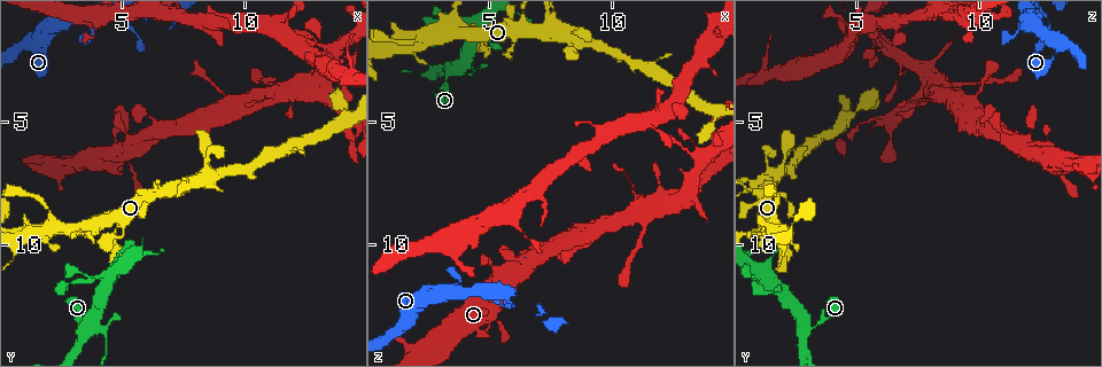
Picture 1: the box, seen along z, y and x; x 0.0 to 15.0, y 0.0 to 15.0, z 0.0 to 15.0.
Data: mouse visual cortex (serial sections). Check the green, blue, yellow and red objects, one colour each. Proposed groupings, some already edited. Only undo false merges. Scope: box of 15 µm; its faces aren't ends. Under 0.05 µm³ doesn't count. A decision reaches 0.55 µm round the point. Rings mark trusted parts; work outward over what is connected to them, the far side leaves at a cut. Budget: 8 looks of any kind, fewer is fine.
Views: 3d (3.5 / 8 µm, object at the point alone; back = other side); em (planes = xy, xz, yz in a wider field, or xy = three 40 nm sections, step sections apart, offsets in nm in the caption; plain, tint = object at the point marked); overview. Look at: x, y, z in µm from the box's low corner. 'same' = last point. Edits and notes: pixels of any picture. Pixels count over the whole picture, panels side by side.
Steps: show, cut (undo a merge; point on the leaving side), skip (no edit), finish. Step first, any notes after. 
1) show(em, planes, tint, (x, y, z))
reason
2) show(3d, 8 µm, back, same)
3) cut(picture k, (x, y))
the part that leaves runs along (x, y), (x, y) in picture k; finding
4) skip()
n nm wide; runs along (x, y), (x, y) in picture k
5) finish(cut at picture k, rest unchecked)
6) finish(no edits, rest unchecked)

show(3d, 3.5 µm, (9.2, 4.1, 9.7))

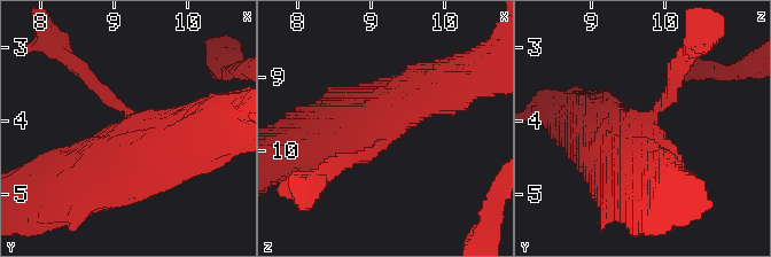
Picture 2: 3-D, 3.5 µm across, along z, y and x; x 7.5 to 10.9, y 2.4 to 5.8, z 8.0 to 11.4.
show(em, xy, step 1, tint, (9.25, 4.15, 9.65))
need the tissue

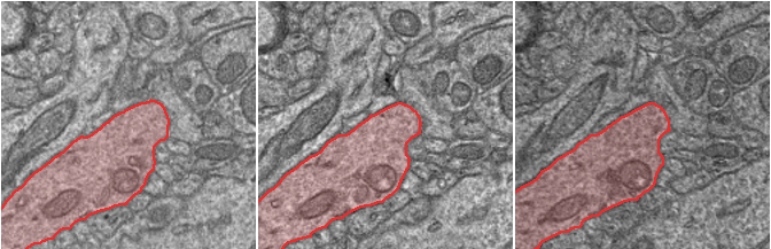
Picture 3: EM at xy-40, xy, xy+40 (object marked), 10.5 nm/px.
skip()
runs along (328, 140), (454, 78) in picture 2; continuous, no second cell

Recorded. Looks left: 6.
show(3d, 3.5 µm, (6.3, 7.8, 1.1))
abrupt turn

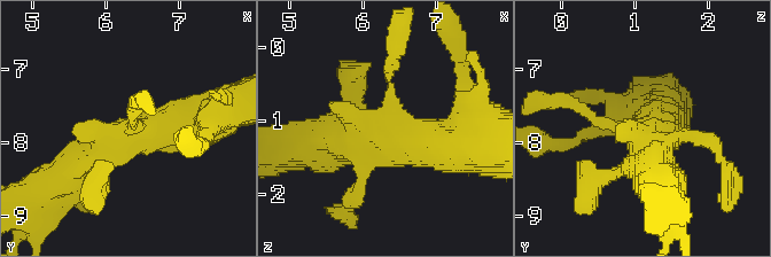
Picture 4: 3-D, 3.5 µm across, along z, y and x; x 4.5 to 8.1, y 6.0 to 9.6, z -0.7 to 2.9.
show(em, xy, step 5, tint, (6.30, 7.85, 1.00))
now the EM

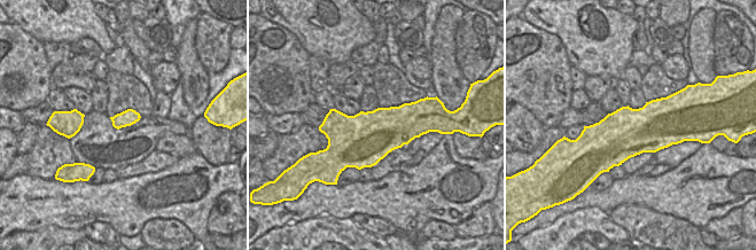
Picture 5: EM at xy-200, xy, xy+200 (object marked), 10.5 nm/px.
show(em, planes, tint, same)

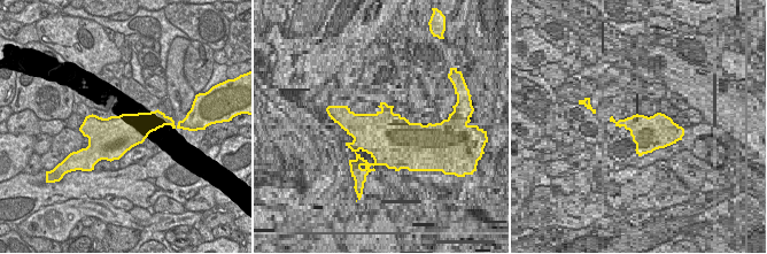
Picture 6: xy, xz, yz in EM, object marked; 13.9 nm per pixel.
skip()
550 nm wide; runs along (656, 173), (648, 139), (569, 103) in picture 4; continuous, no second cell

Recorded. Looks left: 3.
show(3d, 3.5 µm, (8.3, 6.0, 2.1))
calibre changes

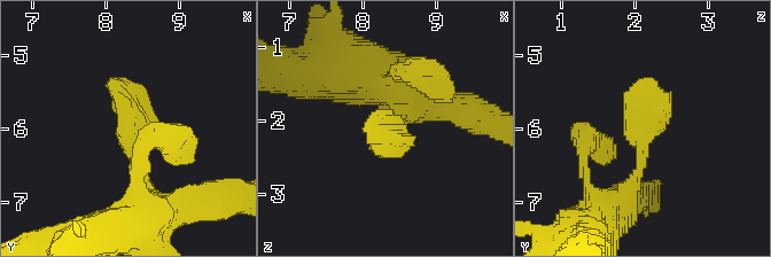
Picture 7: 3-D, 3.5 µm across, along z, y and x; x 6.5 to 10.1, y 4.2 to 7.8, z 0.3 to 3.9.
show(em, xy, step 2, tint, (8.40, 5.95, 2.15))
now the EM

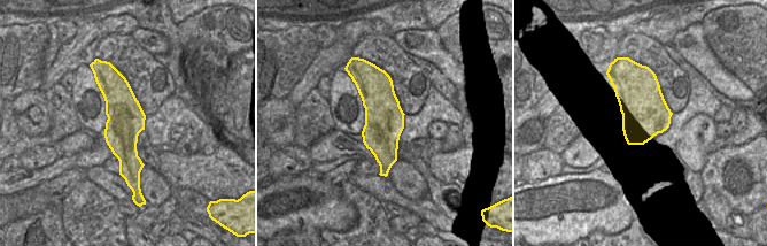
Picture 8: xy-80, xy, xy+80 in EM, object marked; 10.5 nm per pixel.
skip()
continuous, no second cell

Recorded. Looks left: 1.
finish(no edits, rest unchecked)

